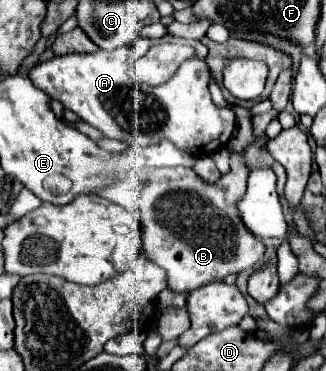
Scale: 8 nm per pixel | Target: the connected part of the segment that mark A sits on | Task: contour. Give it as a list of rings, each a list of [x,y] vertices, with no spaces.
[[[167,34],[163,40],[159,40],[159,42],[189,44],[191,48],[195,48],[195,56],[185,60],[179,66],[179,70],[175,72],[175,76],[171,80],[167,80],[165,84],[147,86],[147,84],[135,84],[129,78],[129,66],[135,64],[135,60],[139,56],[143,56],[155,42],[157,40],[137,38],[133,44],[121,46],[119,50],[113,50],[113,52],[97,50],[93,54],[53,56],[51,60],[39,62],[35,68],[31,68],[29,78],[37,88],[47,90],[47,94],[53,100],[59,100],[67,110],[73,110],[81,120],[85,120],[87,124],[101,130],[107,138],[123,140],[123,142],[129,142],[131,146],[151,146],[155,142],[159,142],[159,140],[171,140],[171,142],[175,142],[175,146],[179,146],[181,150],[185,150],[187,154],[191,154],[195,158],[203,158],[203,156],[209,156],[213,150],[225,148],[227,142],[231,140],[233,132],[235,132],[235,120],[237,118],[233,116],[233,112],[217,108],[213,104],[213,100],[211,100],[211,94],[209,94],[209,70],[207,70],[207,64],[205,64],[207,46],[203,46],[199,40],[183,40],[183,38],[177,38],[177,36],[171,36],[171,34]]]

